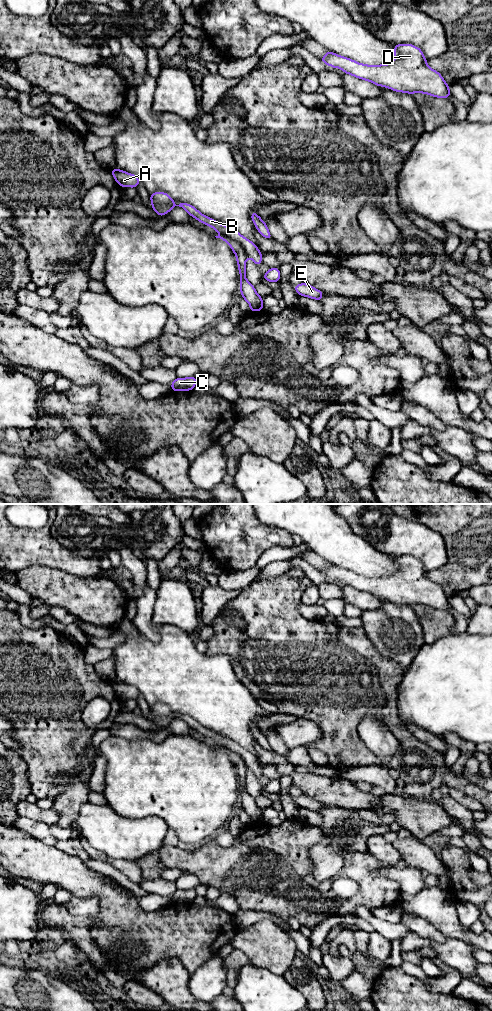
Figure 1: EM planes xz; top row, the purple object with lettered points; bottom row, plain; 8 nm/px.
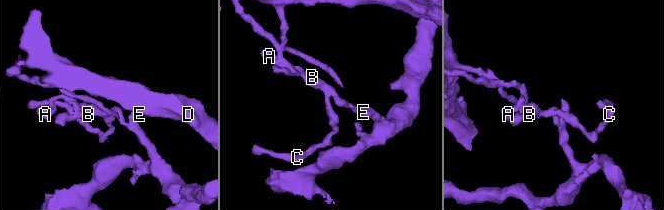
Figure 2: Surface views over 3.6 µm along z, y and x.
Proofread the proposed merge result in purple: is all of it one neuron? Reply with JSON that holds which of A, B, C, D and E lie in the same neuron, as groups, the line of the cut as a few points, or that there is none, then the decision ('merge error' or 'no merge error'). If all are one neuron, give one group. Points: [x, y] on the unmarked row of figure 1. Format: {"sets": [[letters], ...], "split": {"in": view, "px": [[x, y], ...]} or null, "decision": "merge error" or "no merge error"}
{"sets": [["A", "C", "D"], ["B", "E"]], "split": {"in": "xz", "px": [[221, 746], [234, 751], [248, 768]]}, "decision": "merge error"}

